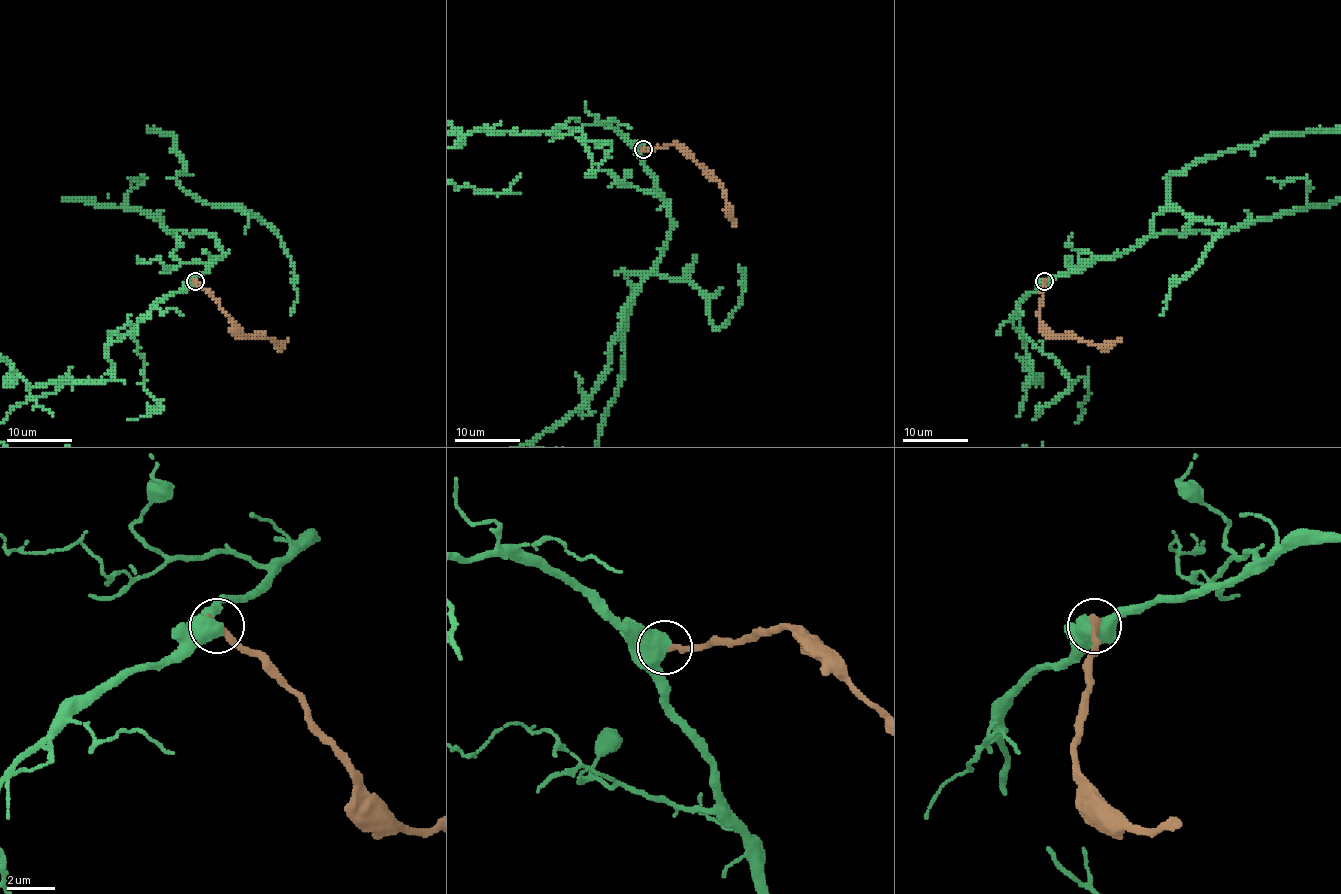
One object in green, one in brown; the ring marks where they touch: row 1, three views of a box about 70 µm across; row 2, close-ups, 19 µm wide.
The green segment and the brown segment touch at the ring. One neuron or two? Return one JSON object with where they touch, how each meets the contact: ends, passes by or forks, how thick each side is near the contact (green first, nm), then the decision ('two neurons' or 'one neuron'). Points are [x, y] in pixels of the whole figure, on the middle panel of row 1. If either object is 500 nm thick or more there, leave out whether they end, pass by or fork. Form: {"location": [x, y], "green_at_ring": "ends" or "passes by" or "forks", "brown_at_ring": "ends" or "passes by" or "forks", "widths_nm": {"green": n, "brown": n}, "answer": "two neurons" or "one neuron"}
{"location": [643, 149], "widths_nm": {"green": 750, "brown": 360}, "answer": "two neurons"}

